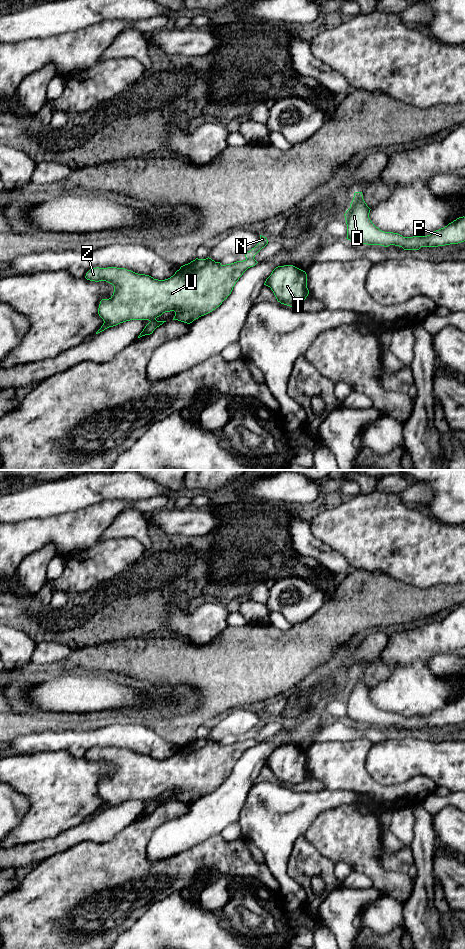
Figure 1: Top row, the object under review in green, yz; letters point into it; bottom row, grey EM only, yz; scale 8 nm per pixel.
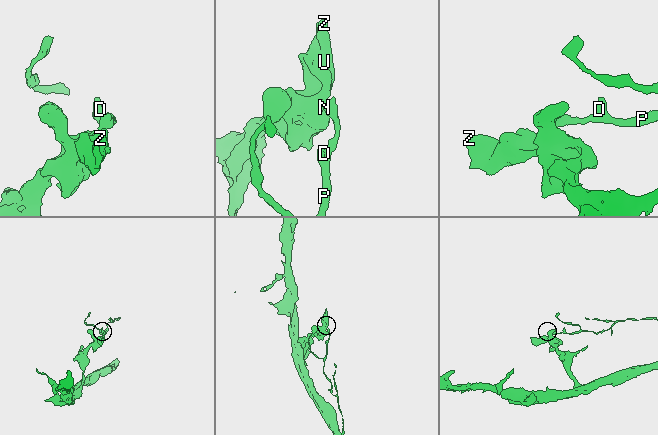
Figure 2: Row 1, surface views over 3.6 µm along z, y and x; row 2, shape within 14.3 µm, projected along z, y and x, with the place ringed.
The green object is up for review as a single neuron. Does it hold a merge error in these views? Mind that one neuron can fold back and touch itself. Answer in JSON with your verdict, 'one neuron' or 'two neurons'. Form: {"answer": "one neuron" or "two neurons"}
{"answer": "one neuron"}

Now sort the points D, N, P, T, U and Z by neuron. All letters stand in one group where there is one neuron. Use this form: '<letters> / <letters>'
D N P T U Z

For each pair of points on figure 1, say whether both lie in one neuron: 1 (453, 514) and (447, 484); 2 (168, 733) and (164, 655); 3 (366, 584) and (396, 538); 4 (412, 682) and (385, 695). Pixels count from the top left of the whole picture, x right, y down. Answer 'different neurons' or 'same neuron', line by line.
1: same neuron
2: same neuron
3: different neurons
4: same neuron

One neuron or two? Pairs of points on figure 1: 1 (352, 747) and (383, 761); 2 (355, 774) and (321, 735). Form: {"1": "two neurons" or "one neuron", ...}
{"1": "two neurons", "2": "two neurons"}

